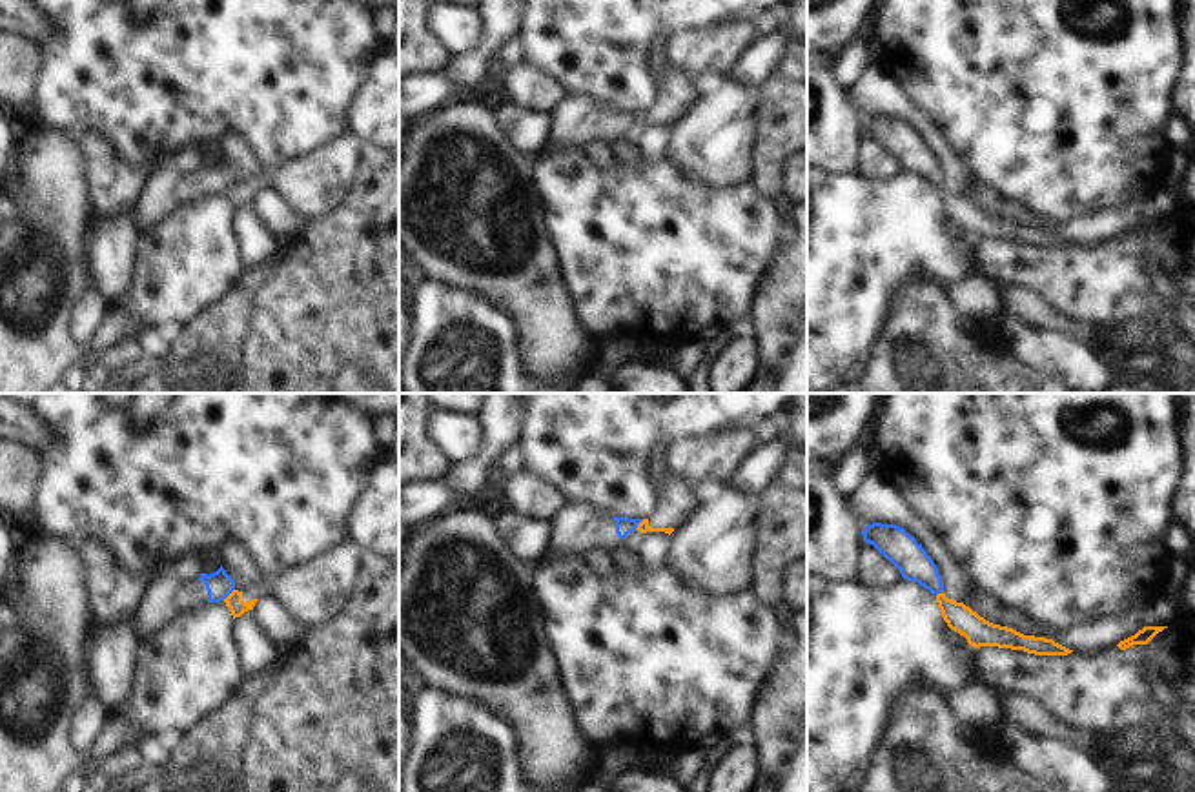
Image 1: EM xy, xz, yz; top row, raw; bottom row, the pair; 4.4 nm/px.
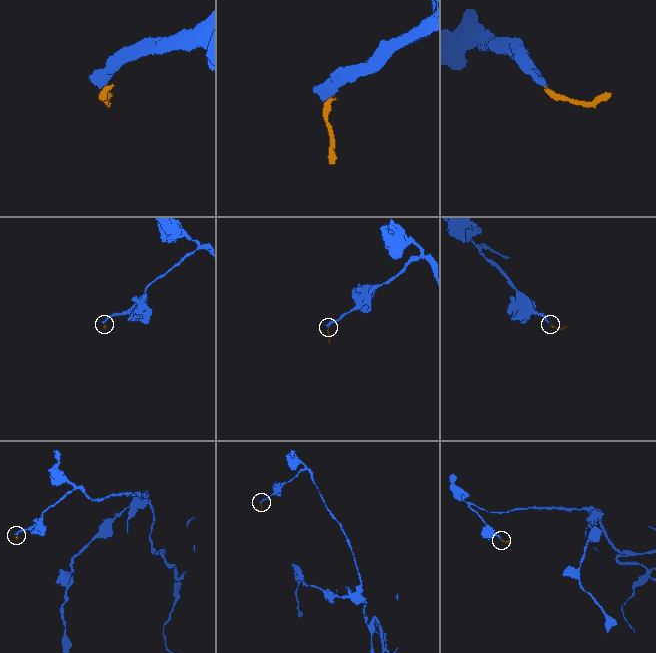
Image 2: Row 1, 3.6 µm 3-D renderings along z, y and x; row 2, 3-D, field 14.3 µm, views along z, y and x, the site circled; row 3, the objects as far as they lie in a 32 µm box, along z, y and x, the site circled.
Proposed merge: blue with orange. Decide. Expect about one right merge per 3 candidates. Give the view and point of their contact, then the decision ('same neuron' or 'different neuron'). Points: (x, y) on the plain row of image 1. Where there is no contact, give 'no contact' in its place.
xy (228, 186) | different neuron

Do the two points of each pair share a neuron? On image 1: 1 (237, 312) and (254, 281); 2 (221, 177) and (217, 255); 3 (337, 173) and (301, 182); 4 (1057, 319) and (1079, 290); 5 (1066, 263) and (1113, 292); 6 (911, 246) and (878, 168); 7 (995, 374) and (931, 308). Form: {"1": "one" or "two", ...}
{"1": "two", "2": "two", "3": "one", "4": "two", "5": "one", "6": "two", "7": "one"}

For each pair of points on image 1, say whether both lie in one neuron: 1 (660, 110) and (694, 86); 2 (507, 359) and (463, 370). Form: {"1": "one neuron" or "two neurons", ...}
{"1": "one neuron", "2": "one neuron"}

